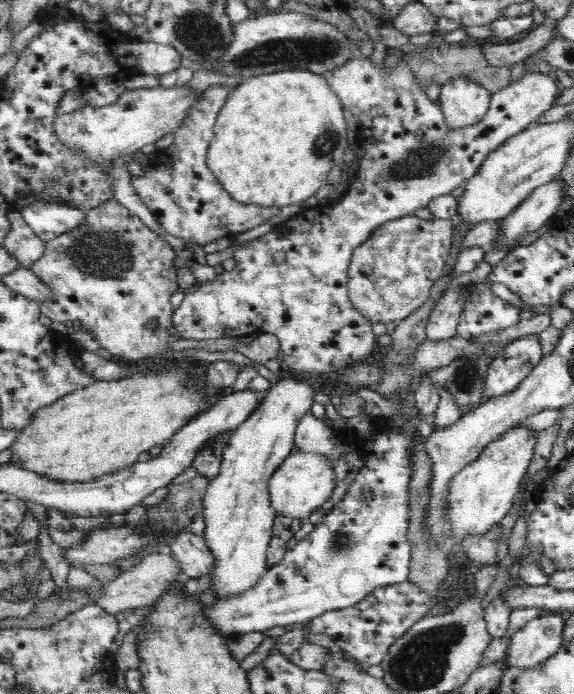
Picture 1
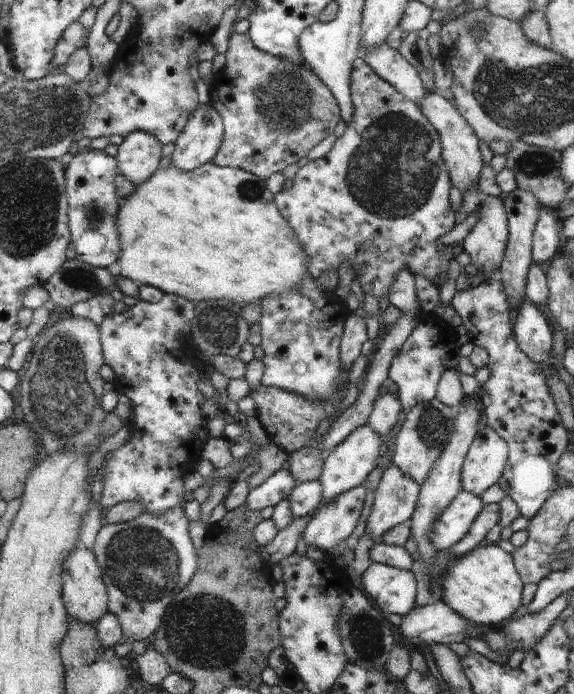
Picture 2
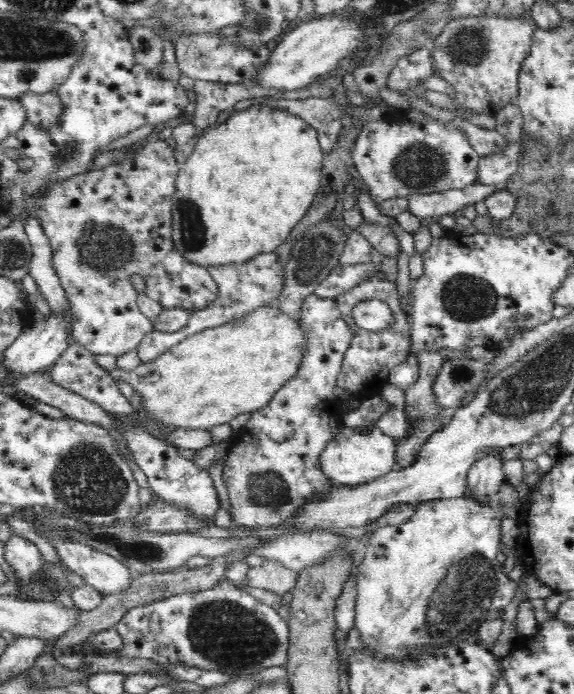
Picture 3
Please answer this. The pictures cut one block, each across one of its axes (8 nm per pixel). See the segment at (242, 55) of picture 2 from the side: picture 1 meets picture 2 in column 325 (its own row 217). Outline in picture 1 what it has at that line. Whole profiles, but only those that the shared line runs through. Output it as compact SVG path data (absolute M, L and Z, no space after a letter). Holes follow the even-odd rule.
M112 198L104 202L101 206L92 208L85 214L84 220L82 220L76 228L72 228L72 230L68 230L68 232L56 236L54 240L49 240L45 243L44 254L31 267L31 270L36 274L36 277L48 287L50 296L48 296L48 300L36 300L36 303L38 303L38 311L36 314L42 312L44 316L48 316L48 318L54 322L80 322L82 328L86 328L88 332L94 332L94 336L96 336L100 348L105 348L116 361L120 361L124 364L135 363L138 360L143 360L146 357L151 357L159 353L171 355L170 344L178 339L178 336L169 332L169 328L173 322L174 310L170 305L170 296L178 290L178 276L176 276L174 258L178 258L176 252L165 239L162 239L155 231L148 229L146 224L143 224L138 216L130 214L130 210L126 210L118 200ZM151 321L157 323L156 327L149 326Z

